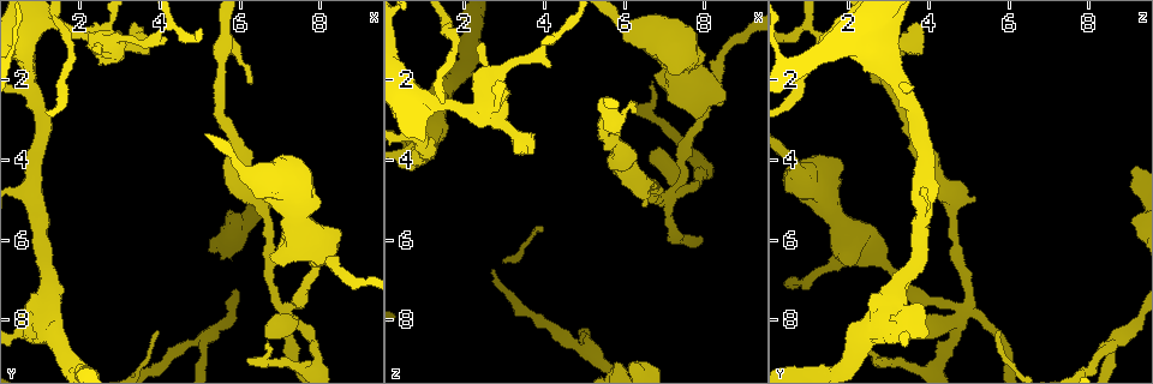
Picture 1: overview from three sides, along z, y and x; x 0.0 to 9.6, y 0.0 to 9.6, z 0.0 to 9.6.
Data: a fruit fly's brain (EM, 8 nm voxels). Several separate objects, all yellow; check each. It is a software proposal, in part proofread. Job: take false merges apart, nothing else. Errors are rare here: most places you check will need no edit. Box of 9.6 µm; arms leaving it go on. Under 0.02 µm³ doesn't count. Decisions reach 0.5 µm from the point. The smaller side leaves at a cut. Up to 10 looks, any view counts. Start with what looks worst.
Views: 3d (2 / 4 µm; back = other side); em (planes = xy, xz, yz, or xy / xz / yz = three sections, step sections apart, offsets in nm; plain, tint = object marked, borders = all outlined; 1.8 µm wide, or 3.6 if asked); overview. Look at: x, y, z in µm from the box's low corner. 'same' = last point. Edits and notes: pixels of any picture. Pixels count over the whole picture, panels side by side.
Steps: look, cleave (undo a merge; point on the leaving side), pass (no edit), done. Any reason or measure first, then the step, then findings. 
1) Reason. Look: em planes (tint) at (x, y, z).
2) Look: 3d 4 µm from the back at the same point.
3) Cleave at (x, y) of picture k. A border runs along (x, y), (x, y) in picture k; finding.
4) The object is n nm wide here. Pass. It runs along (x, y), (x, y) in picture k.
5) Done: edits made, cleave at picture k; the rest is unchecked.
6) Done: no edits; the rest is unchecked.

Abrupt turn. Look: em planes (tint) at (7.20, 7.75, 4.75).

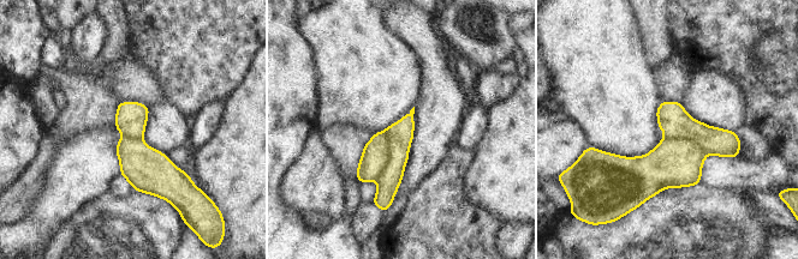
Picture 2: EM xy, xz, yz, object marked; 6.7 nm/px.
Cleave at (374, 158) of picture 2. A border runs along (383, 132), (387, 163), (376, 179) in picture 2; two cells meet here.

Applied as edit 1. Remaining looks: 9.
Look: overview.

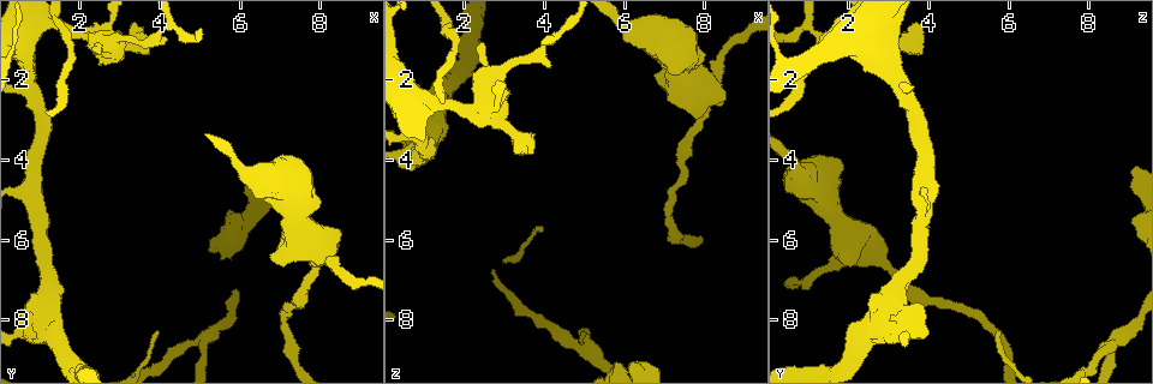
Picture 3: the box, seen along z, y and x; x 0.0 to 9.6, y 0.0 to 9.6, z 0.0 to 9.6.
Three arms meet. Look: 3d 2 µm at (5.00, 8.45, 8.75).

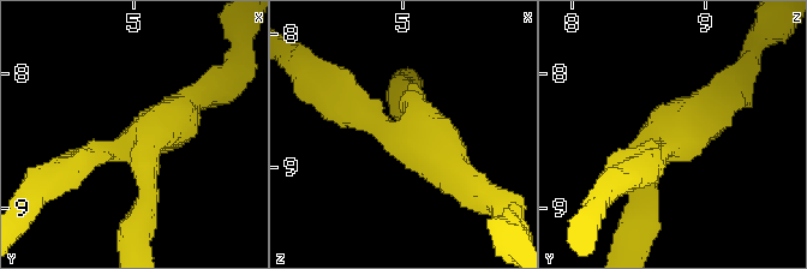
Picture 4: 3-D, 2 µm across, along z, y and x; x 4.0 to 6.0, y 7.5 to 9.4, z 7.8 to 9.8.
3 arms meet here; the arms are 220, 260, 280 nm wide; shape alone is not enough. Look: em xz step 16 (tint) at (5.02, 8.54, 8.70).

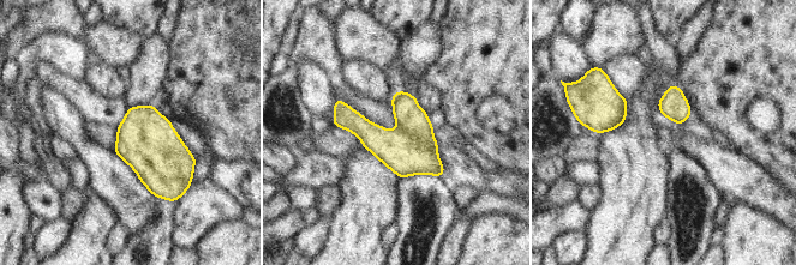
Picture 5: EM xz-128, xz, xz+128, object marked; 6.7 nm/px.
Cut it another way. Look: em planes (tint) at the same point.

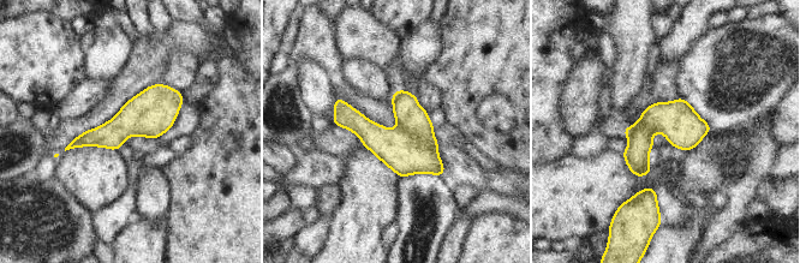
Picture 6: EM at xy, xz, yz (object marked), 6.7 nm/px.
Pass. One cell here.

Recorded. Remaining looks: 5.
Abrupt turn. Look: em planes (tint) at (4.10, 0.65, 1.05).

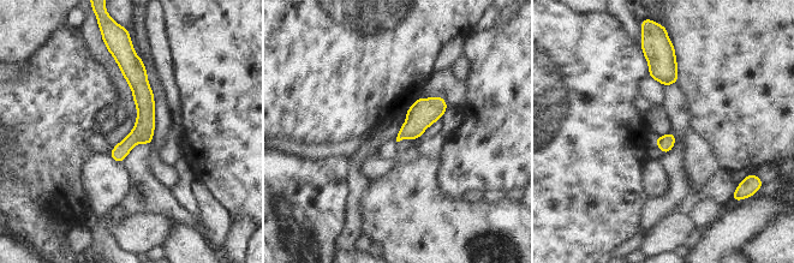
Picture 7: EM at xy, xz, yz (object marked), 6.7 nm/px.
Pass. One cell here.

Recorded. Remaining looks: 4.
Abrupt turn. Look: em planes (tint) at (0.75, 2.25, 3.30).

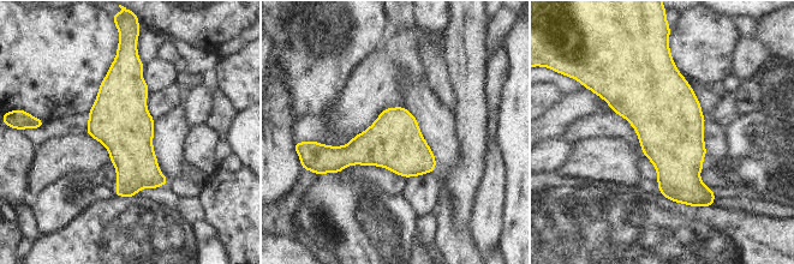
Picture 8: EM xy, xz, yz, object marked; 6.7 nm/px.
The object is 360 nm wide here. Pass. One cell here.

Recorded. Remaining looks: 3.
Done: edits made, cleave at picture 2; the rest is unchecked.

